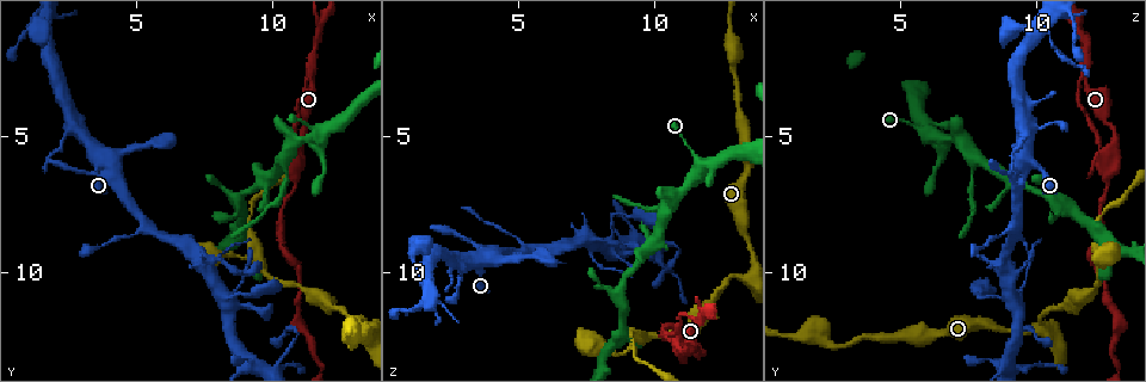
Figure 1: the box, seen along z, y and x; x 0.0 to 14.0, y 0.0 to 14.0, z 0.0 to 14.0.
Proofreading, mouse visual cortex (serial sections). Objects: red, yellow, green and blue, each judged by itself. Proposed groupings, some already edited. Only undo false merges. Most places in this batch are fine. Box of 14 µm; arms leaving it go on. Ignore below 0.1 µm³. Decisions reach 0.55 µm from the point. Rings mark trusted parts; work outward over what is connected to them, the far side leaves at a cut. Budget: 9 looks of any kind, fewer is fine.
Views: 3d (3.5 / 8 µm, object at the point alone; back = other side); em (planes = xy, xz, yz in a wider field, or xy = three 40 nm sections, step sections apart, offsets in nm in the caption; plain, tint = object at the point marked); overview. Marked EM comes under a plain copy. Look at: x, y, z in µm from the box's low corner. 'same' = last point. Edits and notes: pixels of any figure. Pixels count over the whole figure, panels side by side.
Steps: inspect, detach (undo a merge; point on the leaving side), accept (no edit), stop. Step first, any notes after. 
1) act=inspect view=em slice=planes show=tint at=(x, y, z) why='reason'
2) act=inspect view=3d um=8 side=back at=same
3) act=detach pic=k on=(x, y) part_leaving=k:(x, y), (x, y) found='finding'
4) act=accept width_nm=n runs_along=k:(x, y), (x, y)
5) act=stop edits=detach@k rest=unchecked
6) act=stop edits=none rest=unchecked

act=inspect view=3d um=3.5 at=(10.4, 5.9, 7.7) why='thin neck'

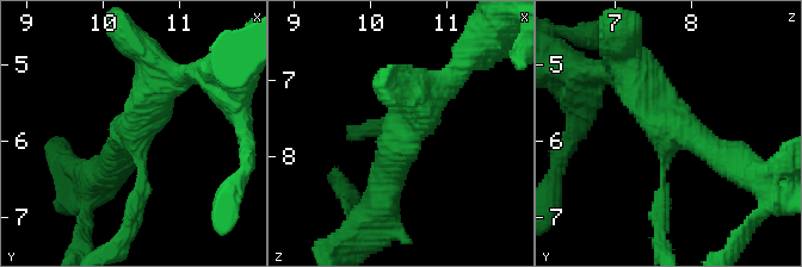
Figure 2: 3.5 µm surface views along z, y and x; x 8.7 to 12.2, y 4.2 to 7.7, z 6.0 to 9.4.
act=inspect view=em slice=planes show=tint at=(10.35, 5.85, 7.70) arms=3 arm_widths_nm=100,350,500

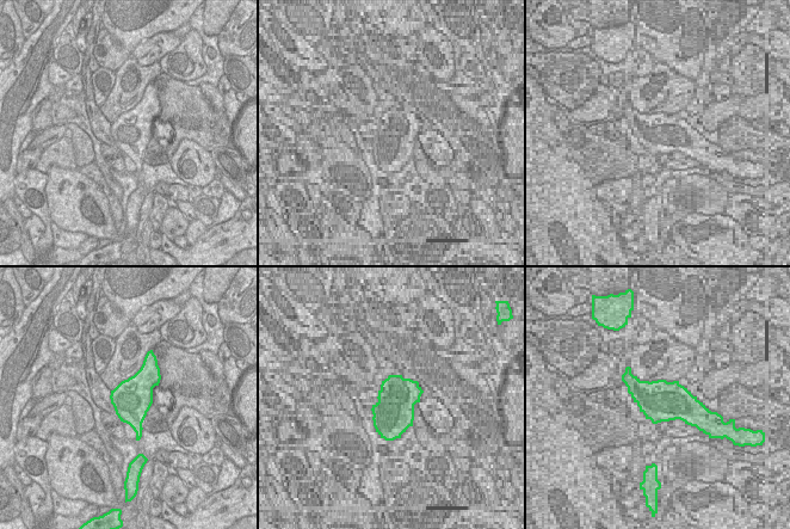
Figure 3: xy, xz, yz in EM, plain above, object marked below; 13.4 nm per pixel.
act=accept runs_along=2:(622, 73), (671, 128), (735, 161) found='one cell here'

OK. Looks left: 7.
act=inspect view=3d um=3.5 at=(9.1, 8.2, 12.3) why='calibre changes'

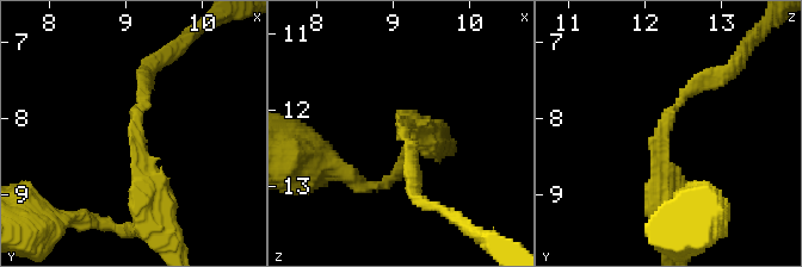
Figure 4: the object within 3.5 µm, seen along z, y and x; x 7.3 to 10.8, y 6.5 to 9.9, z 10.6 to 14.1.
act=inspect view=em slice=xy step=2 show=tint at=(9.10, 8.20, 12.25)

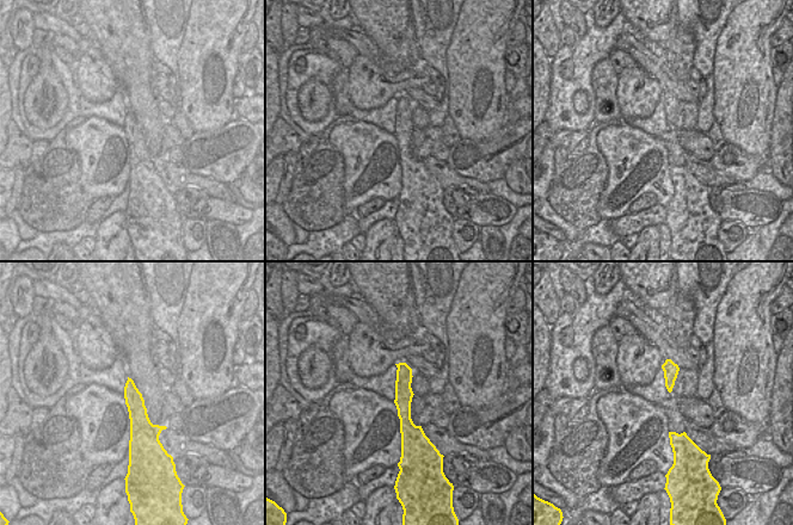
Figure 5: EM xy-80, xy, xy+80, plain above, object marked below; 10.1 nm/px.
act=inspect view=em slice=xy step=3 show=tint at=same why='another direction'

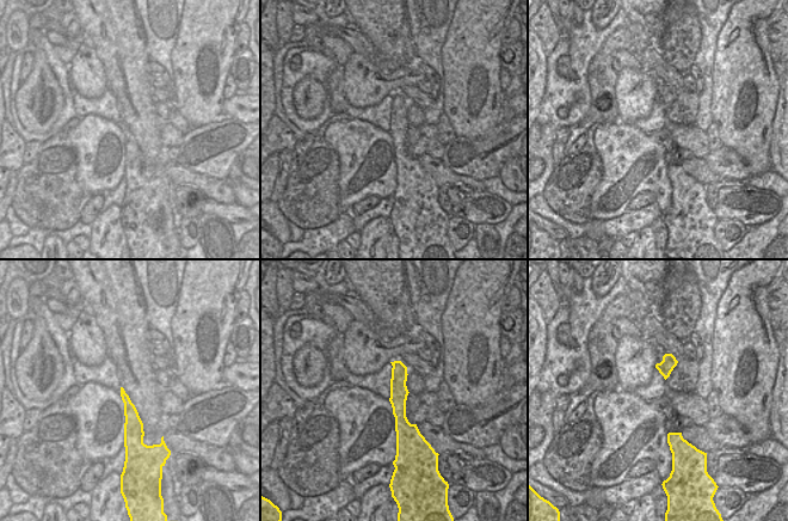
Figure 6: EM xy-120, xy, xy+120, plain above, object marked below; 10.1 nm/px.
act=accept runs_along=6:(396, 363), (399, 368), (401, 445) found='continuous, no second cell'

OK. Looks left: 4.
act=inspect view=3d um=8 at=(11.0, 5.5, 12.8)

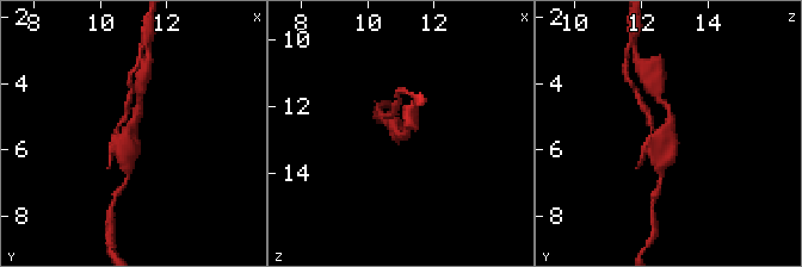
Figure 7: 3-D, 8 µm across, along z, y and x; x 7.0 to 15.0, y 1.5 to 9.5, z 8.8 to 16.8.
act=inspect view=3d um=3.5 at=(10.9, 5.5, 12.8)

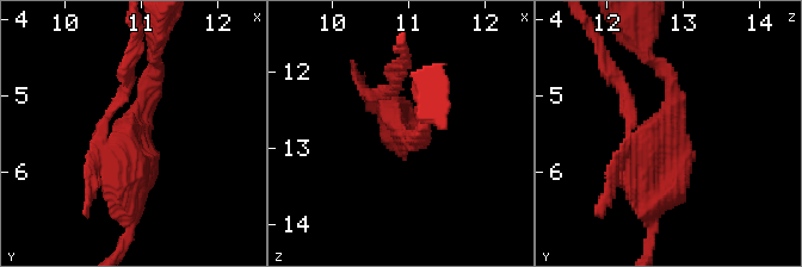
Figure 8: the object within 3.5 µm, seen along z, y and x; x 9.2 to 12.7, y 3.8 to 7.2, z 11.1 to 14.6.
act=inspect view=em slice=xy step=1 show=tint at=(10.85, 5.50, 12.70)

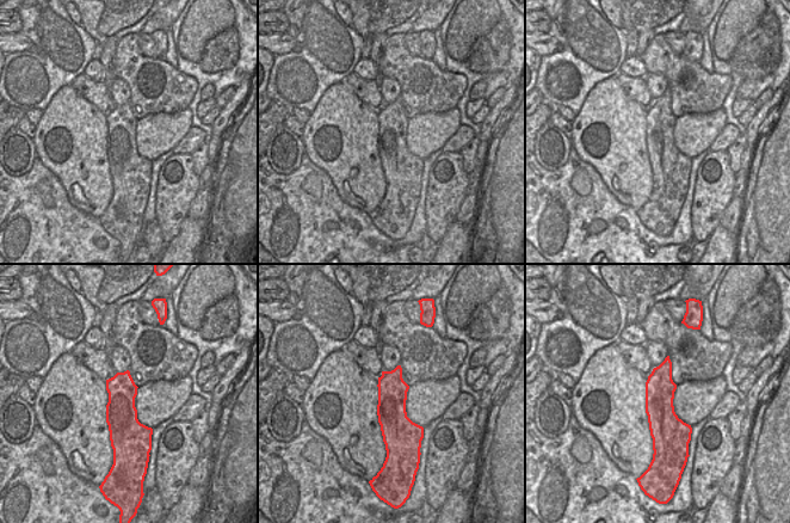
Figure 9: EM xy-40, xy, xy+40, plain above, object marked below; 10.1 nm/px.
act=accept runs_along=8:(156, 67), (128, 140), (128, 210) found='continuous, no second cell'

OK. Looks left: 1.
act=stop edits=none rest=unchecked

